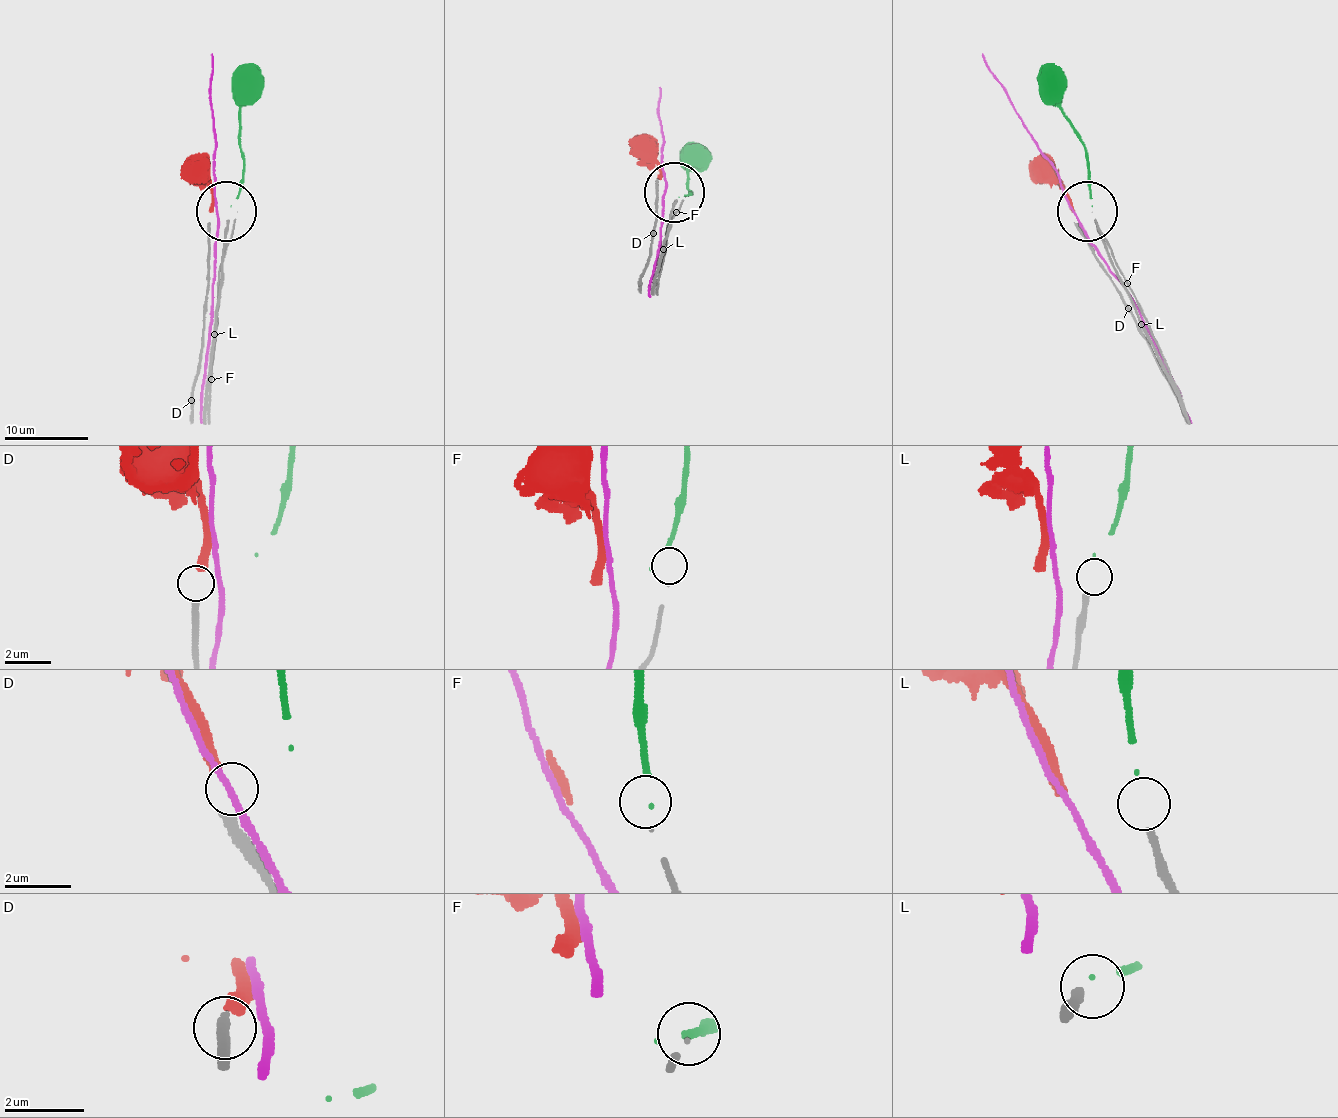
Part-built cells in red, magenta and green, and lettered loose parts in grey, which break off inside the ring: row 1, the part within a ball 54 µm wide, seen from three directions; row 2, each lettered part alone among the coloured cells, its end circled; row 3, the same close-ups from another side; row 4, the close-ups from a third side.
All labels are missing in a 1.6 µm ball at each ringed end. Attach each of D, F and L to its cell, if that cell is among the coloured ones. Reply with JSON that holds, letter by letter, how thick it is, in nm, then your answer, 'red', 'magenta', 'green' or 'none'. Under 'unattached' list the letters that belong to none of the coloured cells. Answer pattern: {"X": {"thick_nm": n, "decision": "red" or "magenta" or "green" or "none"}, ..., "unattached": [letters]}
{"D": {"thick_nm": 280, "decision": "red"}, "F": {"thick_nm": 50, "decision": "none"}, "L": {"thick_nm": 220, "decision": "green"}, "unattached": ["F"]}

